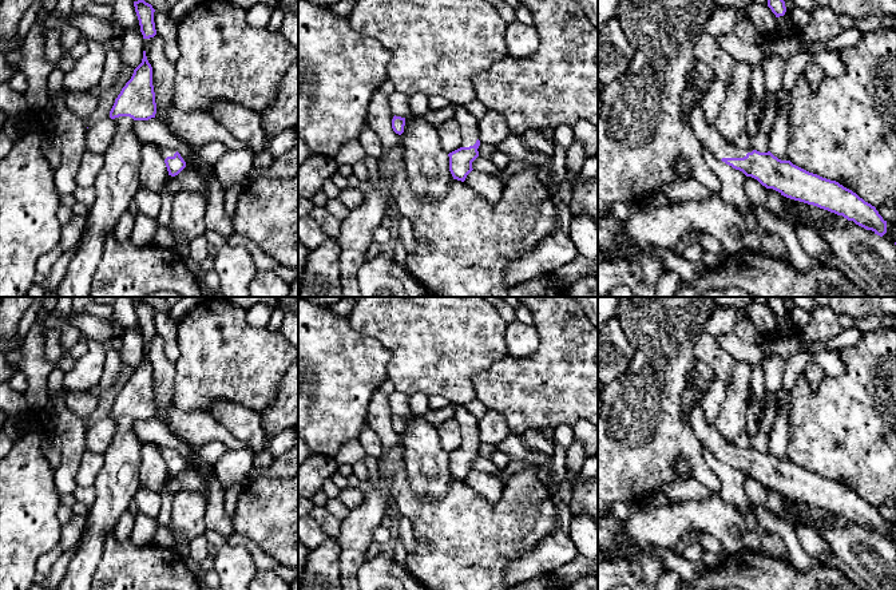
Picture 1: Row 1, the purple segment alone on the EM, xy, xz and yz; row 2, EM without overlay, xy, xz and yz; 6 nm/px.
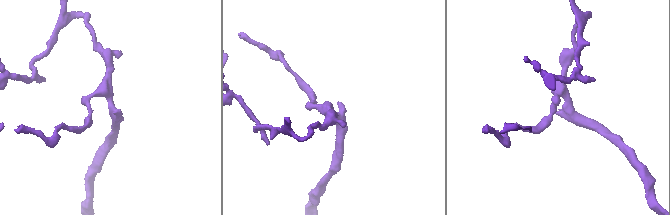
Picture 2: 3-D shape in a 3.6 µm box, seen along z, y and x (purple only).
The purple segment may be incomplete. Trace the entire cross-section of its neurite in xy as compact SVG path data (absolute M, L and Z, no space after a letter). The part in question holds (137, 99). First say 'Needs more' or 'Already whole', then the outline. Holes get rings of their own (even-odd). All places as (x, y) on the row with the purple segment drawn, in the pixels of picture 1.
Already whole. M143 51L142 63L134 70L131 79L122 88L110 111L110 118L130 116L134 120L155 118L156 103L152 86L152 67Z

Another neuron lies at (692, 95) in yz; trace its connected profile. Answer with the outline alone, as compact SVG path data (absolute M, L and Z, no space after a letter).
M693 86L686 87L686 90L683 92L683 98L682 98L682 114L683 114L683 120L686 123L689 122L691 106L694 103L701 106L703 96L705 96L705 94L699 88L695 88Z

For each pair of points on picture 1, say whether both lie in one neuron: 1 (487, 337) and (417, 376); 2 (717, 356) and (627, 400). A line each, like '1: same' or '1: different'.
1: same
2: different

